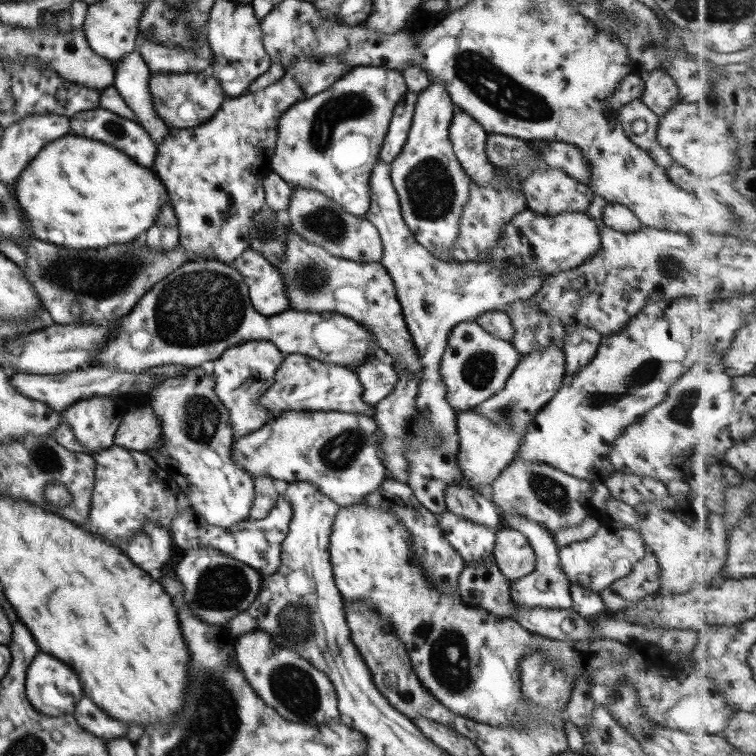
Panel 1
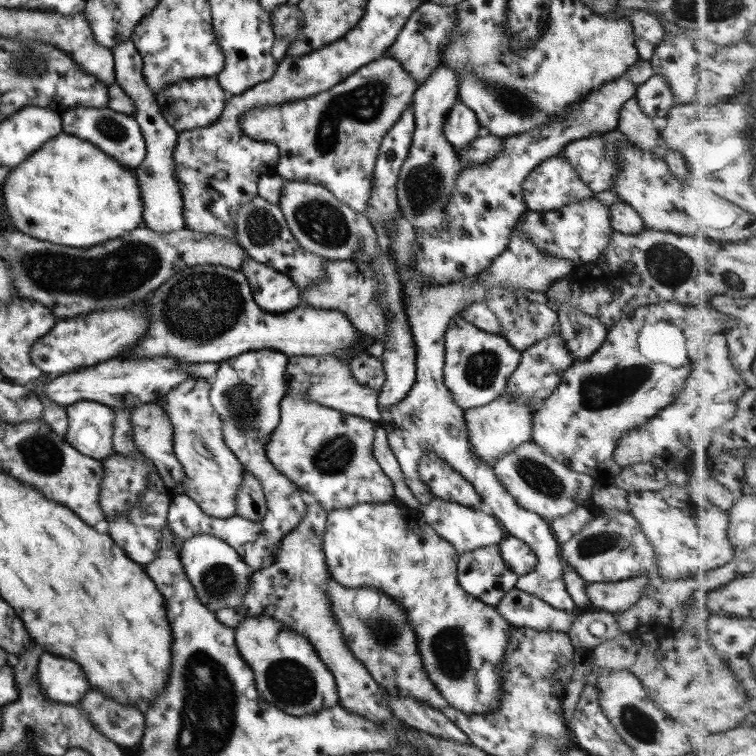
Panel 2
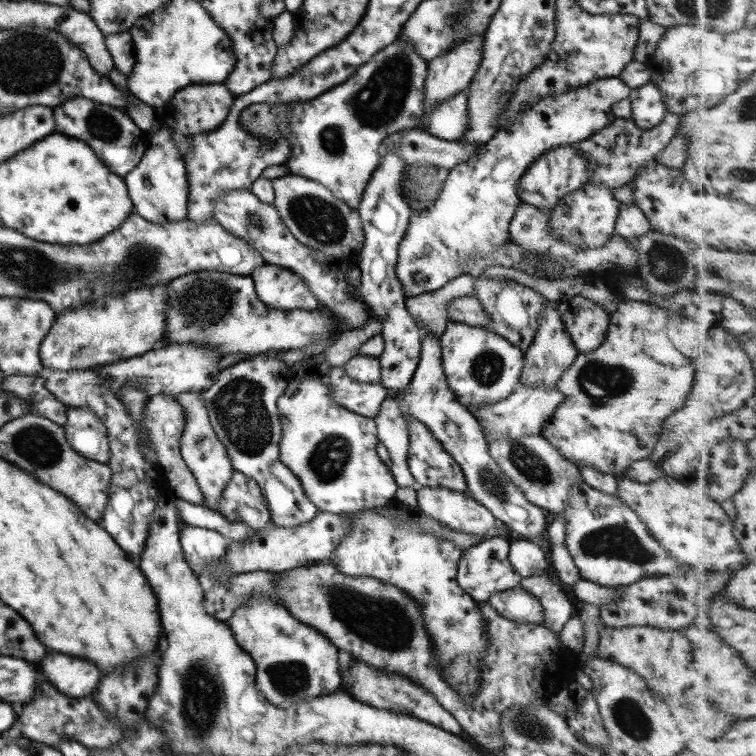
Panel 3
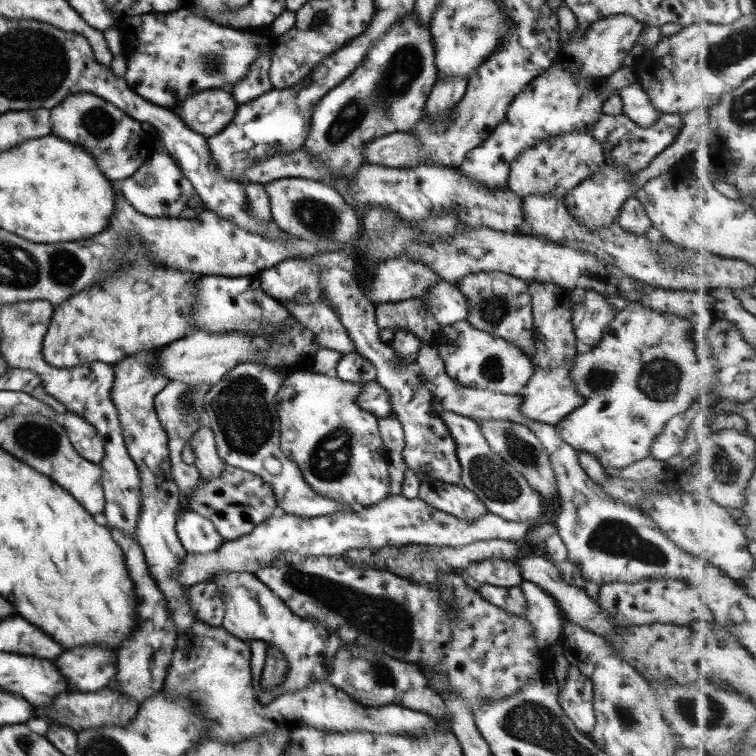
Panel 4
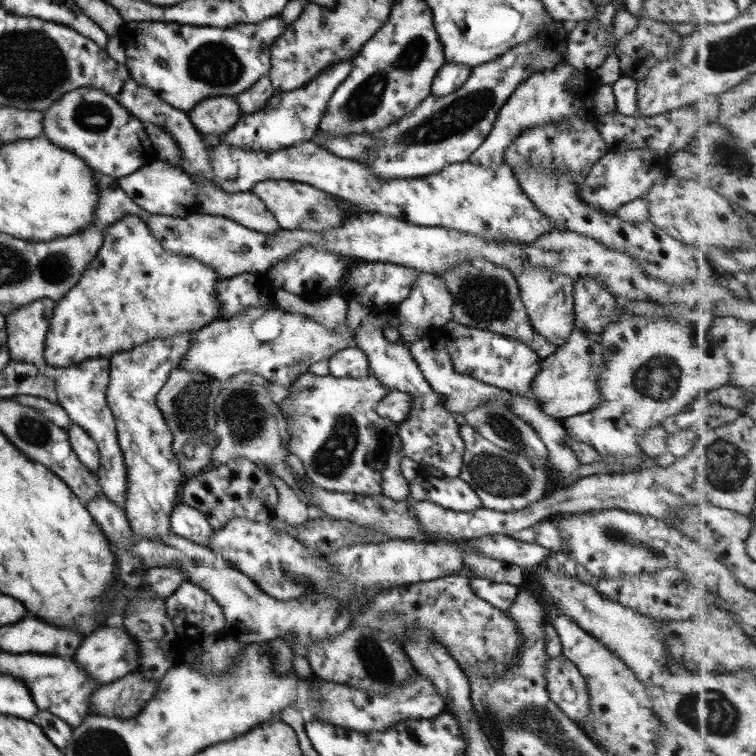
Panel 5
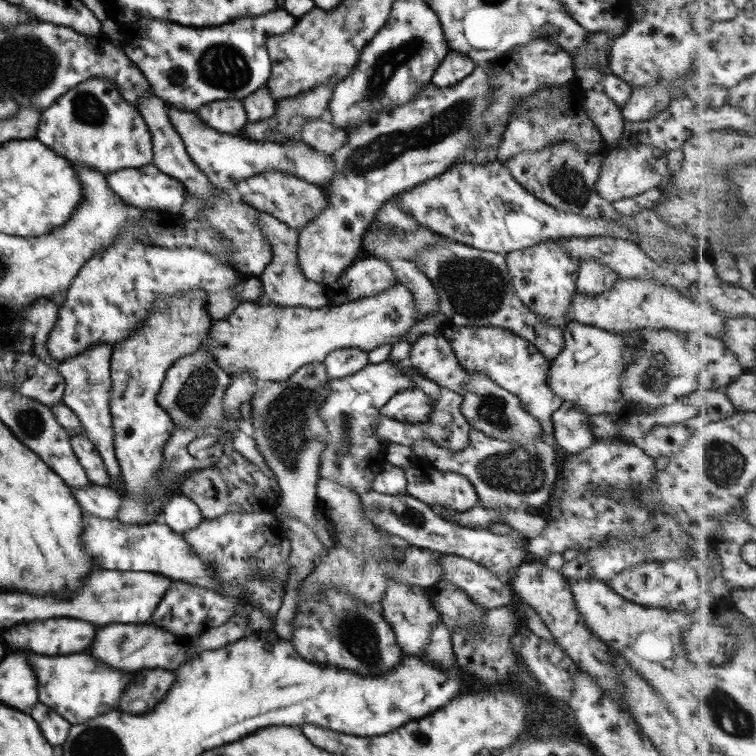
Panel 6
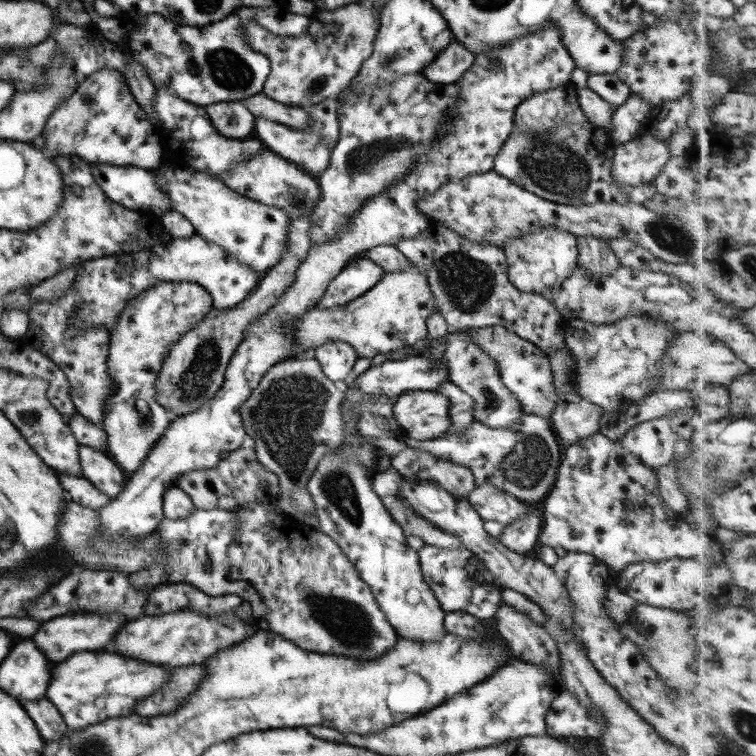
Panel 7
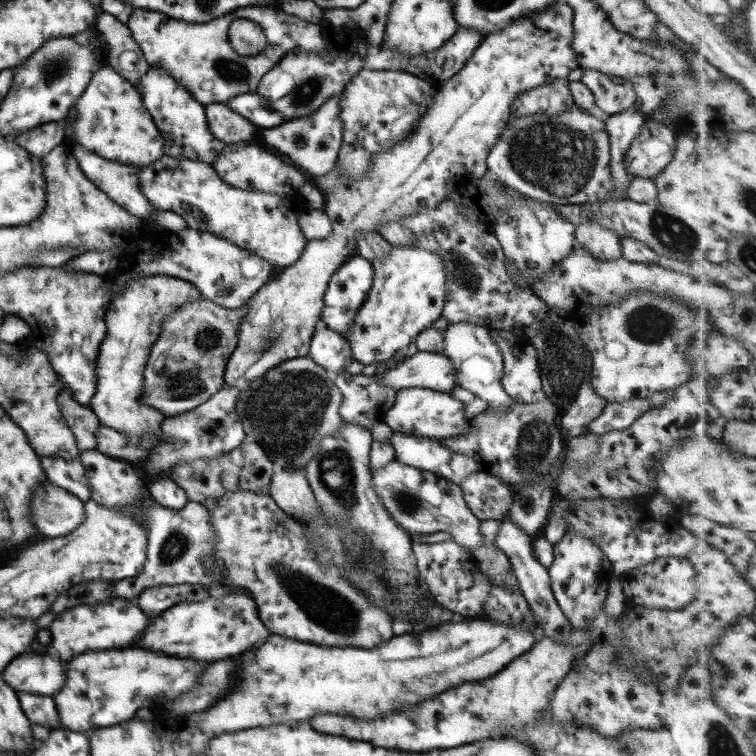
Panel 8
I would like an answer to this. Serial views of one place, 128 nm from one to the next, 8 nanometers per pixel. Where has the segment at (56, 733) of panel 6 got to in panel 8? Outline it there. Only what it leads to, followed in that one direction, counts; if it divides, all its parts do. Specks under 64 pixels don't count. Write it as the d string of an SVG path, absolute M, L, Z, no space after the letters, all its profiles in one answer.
M21 691L15 692L15 694L19 698L19 706L29 722L37 723L50 730L61 728L51 697Z

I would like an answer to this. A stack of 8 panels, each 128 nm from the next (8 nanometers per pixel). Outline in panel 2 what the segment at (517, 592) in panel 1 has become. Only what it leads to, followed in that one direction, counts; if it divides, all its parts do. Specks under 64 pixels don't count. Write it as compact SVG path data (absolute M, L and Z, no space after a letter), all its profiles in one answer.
M396 217L387 220L387 224L383 224L383 229L389 233L391 257L395 261L399 281L403 285L401 291L403 291L404 313L407 315L416 353L415 376L411 388L398 404L393 404L392 408L381 409L377 421L378 426L385 432L391 452L399 463L401 478L421 506L429 503L429 499L433 499L434 495L431 494L429 486L423 484L423 480L418 477L416 467L419 455L423 455L425 449L435 453L474 488L486 510L498 520L503 531L529 545L529 548L535 553L535 567L526 575L519 576L514 587L539 598L550 608L571 613L576 605L565 590L563 582L565 566L558 552L559 544L553 538L548 521L537 513L517 505L517 501L497 480L492 466L482 462L475 453L469 453L471 445L469 445L467 429L465 429L465 421L463 421L464 410L453 403L451 394L444 386L442 367L444 366L443 338L447 324L449 320L453 319L453 316L459 314L461 308L471 305L471 300L485 300L485 293L495 285L525 291L539 291L543 284L549 285L554 281L565 279L569 272L572 272L581 263L547 255L545 251L537 249L529 239L523 237L519 229L511 229L506 249L493 259L485 270L481 270L474 276L461 278L457 283L423 286L421 282L415 280L415 272L409 270L409 263L413 263L413 259L415 259L413 250L411 250L411 245L415 241L415 233L402 230L396 222Z

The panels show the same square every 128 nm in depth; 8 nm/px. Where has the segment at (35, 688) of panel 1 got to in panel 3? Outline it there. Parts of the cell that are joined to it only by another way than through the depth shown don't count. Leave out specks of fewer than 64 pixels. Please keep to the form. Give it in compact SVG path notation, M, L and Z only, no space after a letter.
M65 654L43 658L41 670L57 691L73 698L89 696L101 678L101 672L93 662Z

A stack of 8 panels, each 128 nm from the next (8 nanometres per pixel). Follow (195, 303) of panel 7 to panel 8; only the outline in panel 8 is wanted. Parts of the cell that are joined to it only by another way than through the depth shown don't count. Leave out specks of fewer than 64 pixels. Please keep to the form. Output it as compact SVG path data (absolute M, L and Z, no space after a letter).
M151 275L136 278L135 280L124 281L123 289L115 293L115 297L106 305L103 315L105 335L99 345L95 361L95 376L97 383L93 397L89 401L89 407L97 415L99 424L109 427L117 432L123 432L127 437L141 437L151 435L155 429L160 428L164 416L161 412L153 410L139 402L140 389L143 383L143 369L147 361L149 348L158 338L162 322L165 317L175 311L175 307L185 301L195 301L200 298L200 291L184 280L173 278L167 275Z

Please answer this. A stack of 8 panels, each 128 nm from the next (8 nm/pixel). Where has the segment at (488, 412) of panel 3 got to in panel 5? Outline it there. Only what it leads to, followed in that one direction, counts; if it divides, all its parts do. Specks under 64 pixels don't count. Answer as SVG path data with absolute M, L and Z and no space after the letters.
M573 327L565 343L557 347L554 354L541 360L538 375L531 380L532 397L539 404L541 412L562 420L597 409L602 404L597 375L602 370L603 352L600 333Z

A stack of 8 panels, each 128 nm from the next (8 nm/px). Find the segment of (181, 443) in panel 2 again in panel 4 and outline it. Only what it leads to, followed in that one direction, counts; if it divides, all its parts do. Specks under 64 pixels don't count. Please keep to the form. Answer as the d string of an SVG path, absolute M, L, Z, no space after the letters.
M200 425L191 434L191 438L187 440L187 443L195 453L193 466L197 468L200 480L209 481L217 478L225 465L217 456L215 440L211 429Z

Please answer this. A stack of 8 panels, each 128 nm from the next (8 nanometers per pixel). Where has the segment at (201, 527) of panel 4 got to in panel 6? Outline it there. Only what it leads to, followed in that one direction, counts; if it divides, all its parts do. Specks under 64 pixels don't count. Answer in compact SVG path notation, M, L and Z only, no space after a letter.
M168 494L164 500L161 519L173 532L181 534L197 527L203 517L197 505L187 497Z

